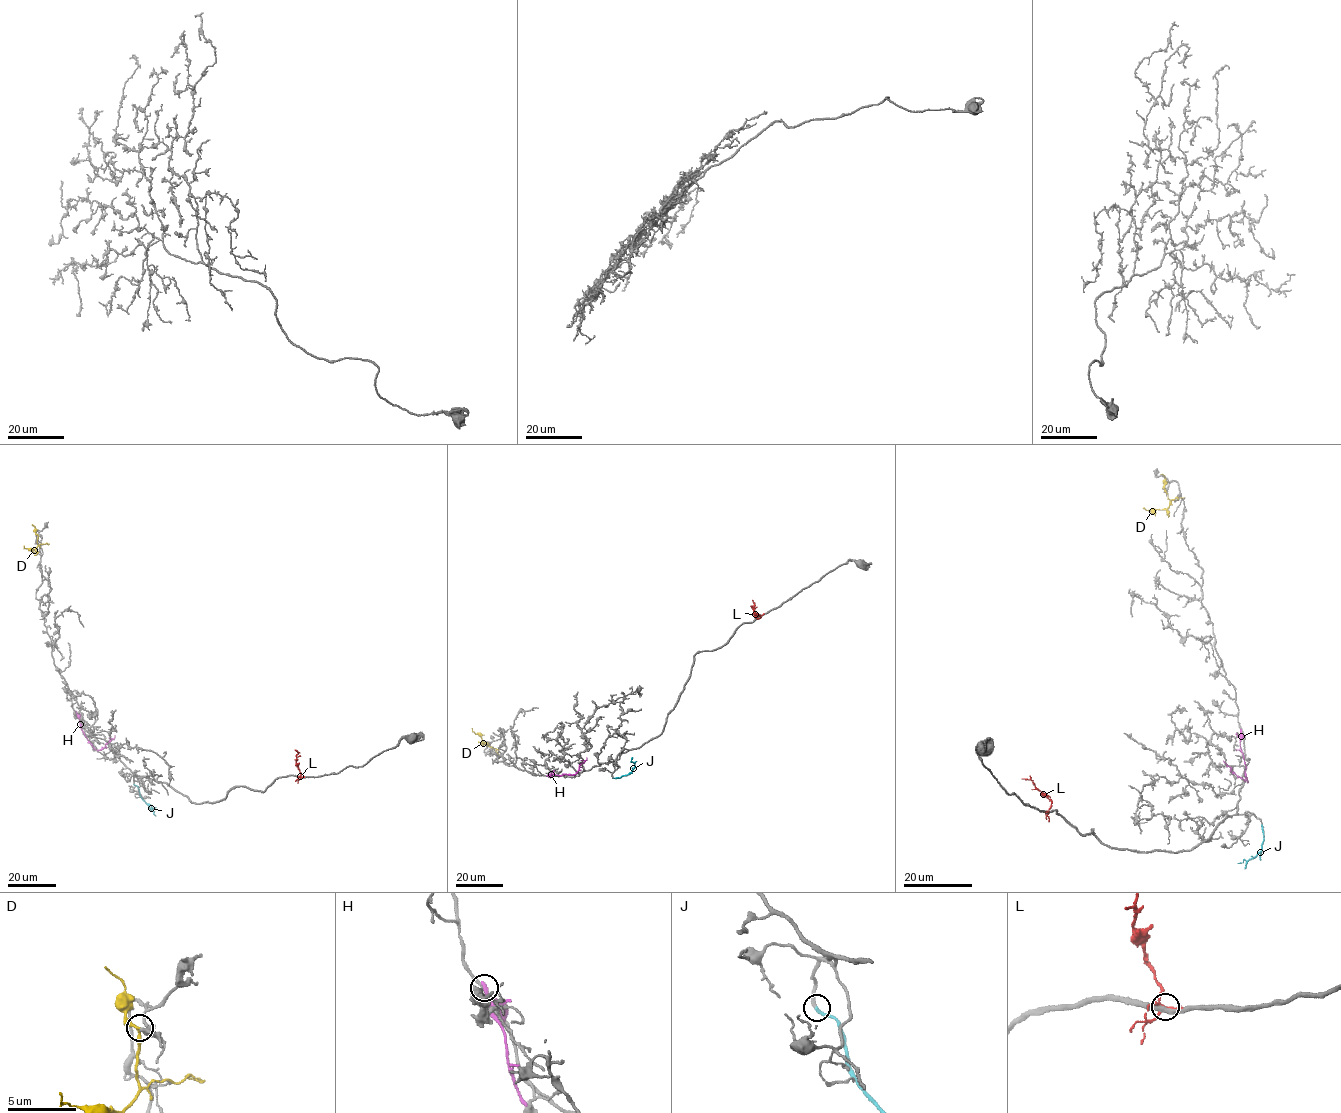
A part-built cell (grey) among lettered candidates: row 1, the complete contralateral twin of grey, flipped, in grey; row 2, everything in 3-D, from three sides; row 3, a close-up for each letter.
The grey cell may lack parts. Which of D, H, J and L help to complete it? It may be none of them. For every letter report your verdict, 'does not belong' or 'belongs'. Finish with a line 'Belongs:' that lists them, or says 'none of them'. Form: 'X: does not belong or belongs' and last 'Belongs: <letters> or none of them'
D: does not belong
H: does not belong
J: belongs
L: does not belong
Belongs: J

